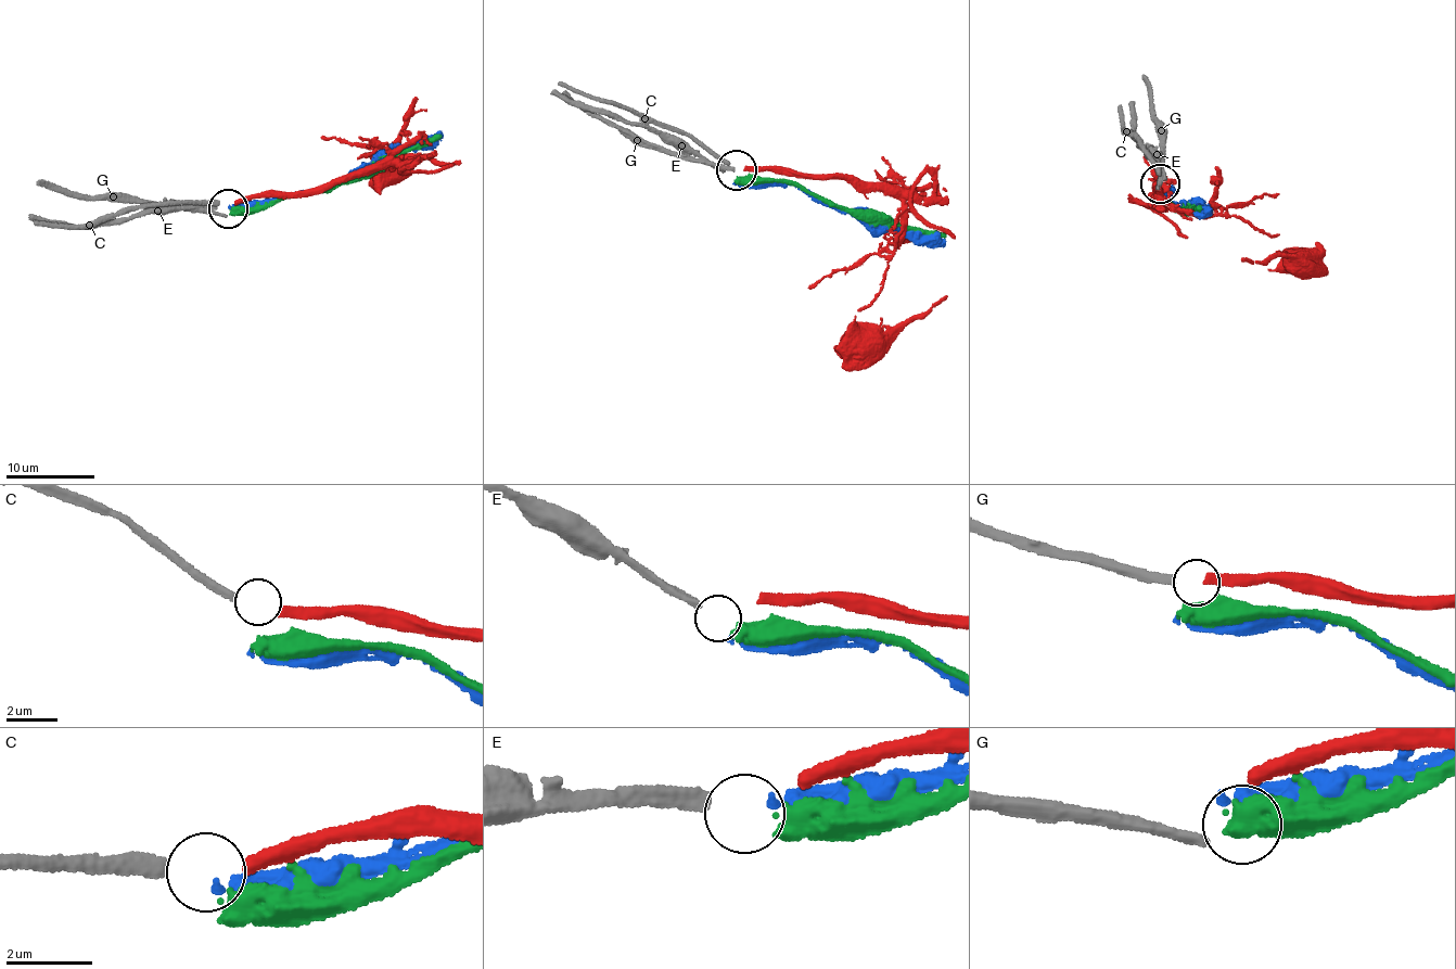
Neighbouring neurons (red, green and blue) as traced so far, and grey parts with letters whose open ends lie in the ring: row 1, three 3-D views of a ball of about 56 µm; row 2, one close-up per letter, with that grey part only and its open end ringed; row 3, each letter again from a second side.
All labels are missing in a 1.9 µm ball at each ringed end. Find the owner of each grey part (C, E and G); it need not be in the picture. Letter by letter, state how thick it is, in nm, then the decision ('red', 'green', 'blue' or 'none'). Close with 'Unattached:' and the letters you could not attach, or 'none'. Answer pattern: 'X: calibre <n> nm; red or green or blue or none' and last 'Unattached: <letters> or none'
C: calibre 380 nm; red
E: calibre 320 nm; green
G: calibre 260 nm; none
Unattached: G

